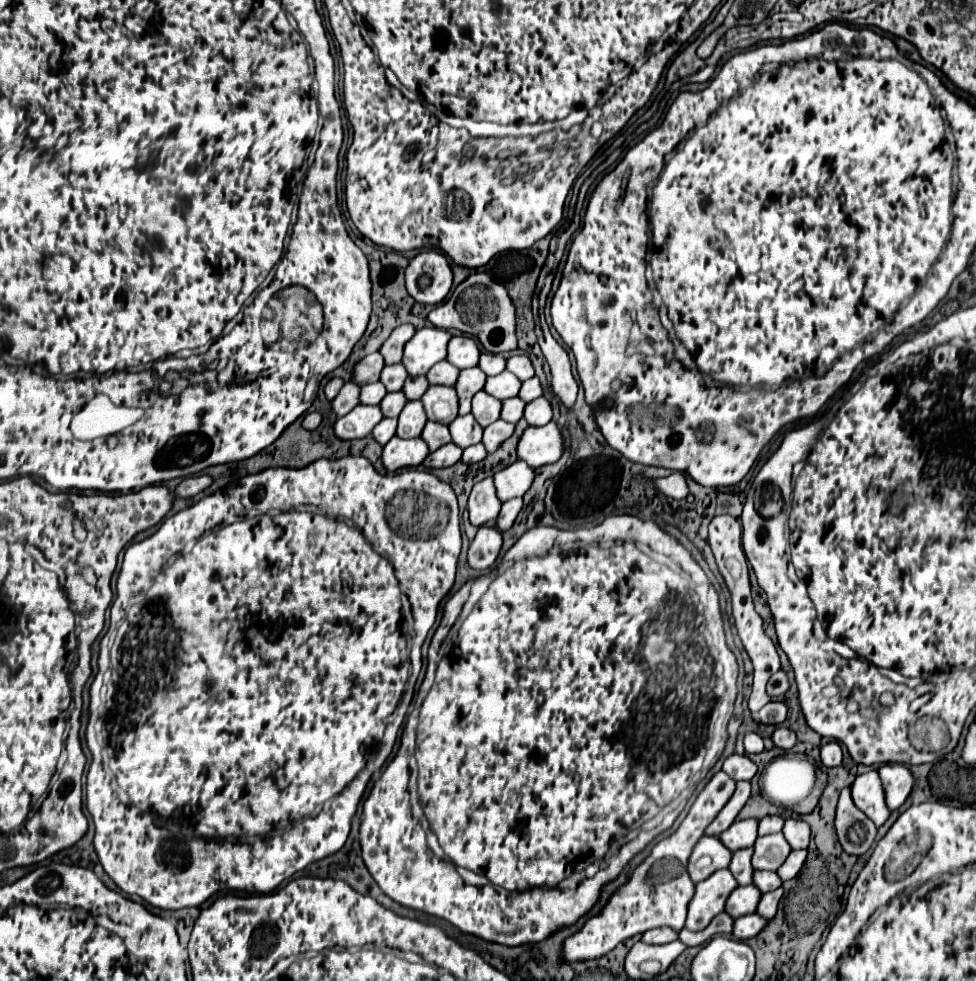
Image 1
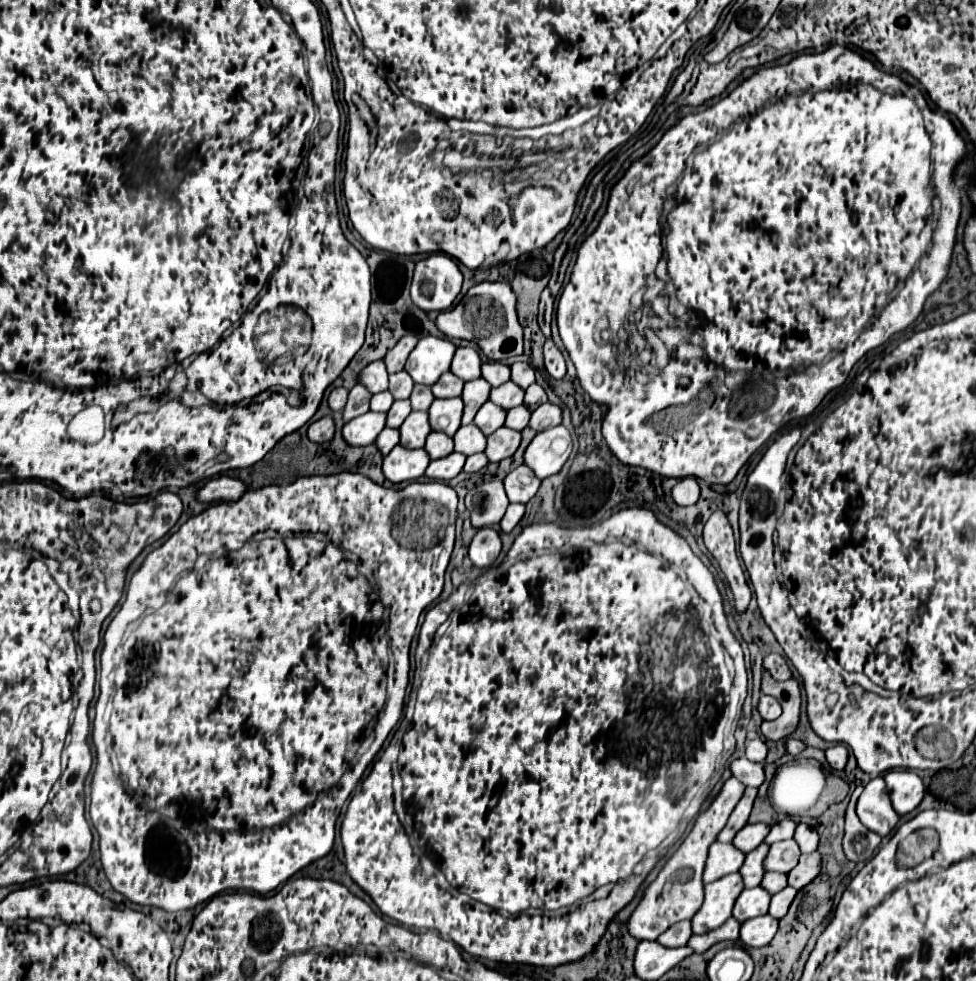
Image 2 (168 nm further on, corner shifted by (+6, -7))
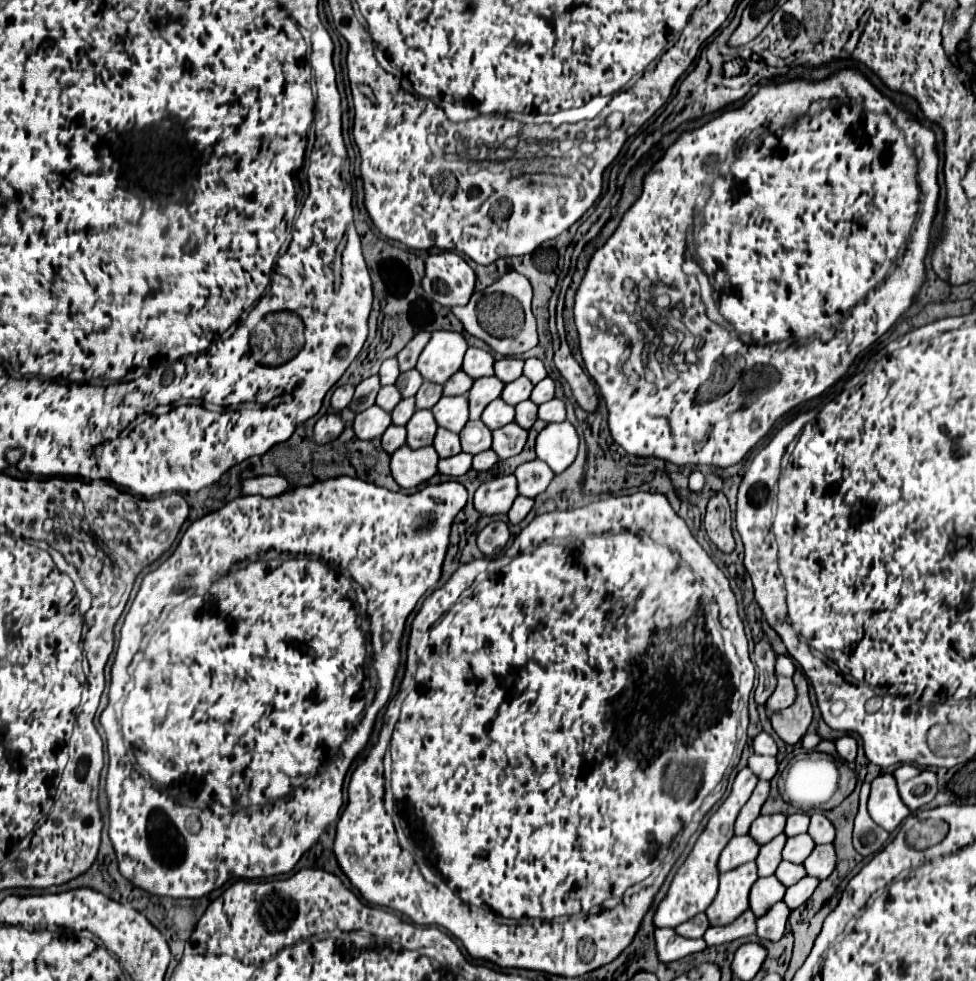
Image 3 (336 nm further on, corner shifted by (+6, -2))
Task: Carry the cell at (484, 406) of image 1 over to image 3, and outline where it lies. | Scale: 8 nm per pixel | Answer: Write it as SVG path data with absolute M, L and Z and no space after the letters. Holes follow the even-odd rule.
M496 398L492 400L484 412L482 412L482 422L490 428L490 430L496 430L496 428L502 428L506 424L510 424L514 420L514 406L506 404L502 398Z

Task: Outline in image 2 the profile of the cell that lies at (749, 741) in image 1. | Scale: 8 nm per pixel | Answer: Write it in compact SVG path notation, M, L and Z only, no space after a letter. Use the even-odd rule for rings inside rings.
M762 739L748 741L748 745L746 745L746 757L748 757L750 761L760 761L760 763L764 763L766 755L768 755L768 747L766 747L766 743L764 743Z

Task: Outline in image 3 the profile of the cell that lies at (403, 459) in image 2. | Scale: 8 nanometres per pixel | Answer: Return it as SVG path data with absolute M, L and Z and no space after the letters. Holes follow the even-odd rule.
M402 446L392 454L390 468L400 488L414 488L430 480L438 472L436 462L438 462L438 454L432 446L418 448L418 450Z

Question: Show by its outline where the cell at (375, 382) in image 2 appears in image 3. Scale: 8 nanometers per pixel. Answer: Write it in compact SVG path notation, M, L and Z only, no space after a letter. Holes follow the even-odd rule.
M390 358L390 360L382 362L380 372L378 372L380 384L382 384L382 386L384 386L384 384L394 384L396 378L398 378L398 374L400 374L400 370L398 370L398 360L396 360L396 358Z

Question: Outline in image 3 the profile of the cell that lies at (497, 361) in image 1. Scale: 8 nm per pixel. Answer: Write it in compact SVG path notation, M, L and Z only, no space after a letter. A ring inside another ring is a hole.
M498 358L494 362L494 374L504 382L512 382L516 380L518 376L522 376L522 366L524 366L524 360L520 358Z

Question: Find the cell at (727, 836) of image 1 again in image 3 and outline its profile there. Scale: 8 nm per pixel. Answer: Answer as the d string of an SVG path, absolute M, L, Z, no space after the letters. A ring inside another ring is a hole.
M772 814L772 816L758 816L750 826L750 836L762 846L764 842L770 842L774 836L782 834L786 824L784 814Z

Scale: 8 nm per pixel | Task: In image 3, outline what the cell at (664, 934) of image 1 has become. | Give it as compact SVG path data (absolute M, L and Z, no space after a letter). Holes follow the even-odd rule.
M696 914L694 918L682 922L680 926L676 926L676 934L682 936L682 938L702 938L702 934L706 932L708 928L708 920L706 920L706 914Z

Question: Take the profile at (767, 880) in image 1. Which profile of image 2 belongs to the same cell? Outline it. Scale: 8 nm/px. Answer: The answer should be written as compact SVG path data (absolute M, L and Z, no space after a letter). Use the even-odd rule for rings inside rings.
M768 871L762 879L762 887L766 887L766 891L770 891L772 895L782 891L788 885L788 875L786 873L776 873L776 871Z

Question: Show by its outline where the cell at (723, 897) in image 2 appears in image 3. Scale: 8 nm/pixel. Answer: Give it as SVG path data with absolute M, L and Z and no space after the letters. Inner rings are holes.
M746 862L730 872L720 874L718 894L710 908L706 908L710 926L724 926L736 920L748 908L748 892L756 880L758 874L754 862Z

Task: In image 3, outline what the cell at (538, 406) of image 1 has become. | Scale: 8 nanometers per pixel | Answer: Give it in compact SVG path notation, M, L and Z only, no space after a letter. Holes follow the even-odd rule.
M552 398L538 406L538 418L544 422L562 422L566 420L566 408L564 402L558 398Z

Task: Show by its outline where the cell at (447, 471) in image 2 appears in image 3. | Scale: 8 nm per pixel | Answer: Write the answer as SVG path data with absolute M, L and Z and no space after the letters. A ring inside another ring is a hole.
M460 452L456 456L438 460L438 472L446 474L446 476L452 476L452 478L458 478L458 476L466 474L470 470L470 466L472 466L472 456L466 454L466 452Z

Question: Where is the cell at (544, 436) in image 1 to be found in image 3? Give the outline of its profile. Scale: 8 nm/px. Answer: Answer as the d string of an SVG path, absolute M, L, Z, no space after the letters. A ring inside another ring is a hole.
M568 420L560 422L560 424L556 424L556 422L548 424L544 430L540 430L540 434L536 438L536 456L542 462L546 462L554 474L564 472L574 462L576 452L578 452L578 434L576 434L576 428Z

